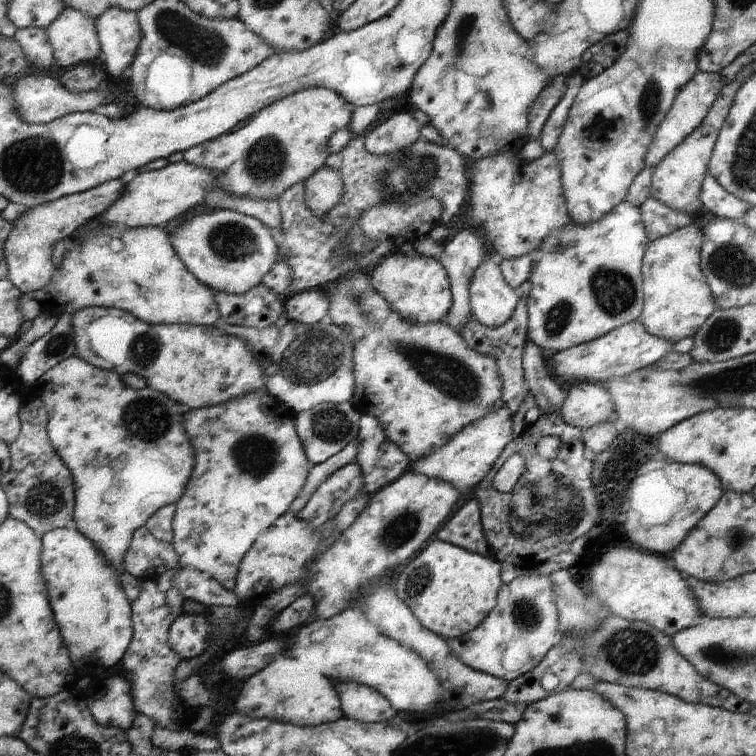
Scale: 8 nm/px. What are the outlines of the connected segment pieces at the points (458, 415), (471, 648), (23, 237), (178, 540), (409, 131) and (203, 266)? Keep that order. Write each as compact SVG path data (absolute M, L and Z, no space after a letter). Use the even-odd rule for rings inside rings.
M355 268L352 270L348 270L346 274L342 274L340 278L331 285L325 287L325 291L327 292L328 302L330 302L330 308L328 308L328 315L332 320L332 324L336 326L340 326L344 332L346 332L346 336L348 340L350 340L350 344L352 344L353 348L353 364L354 364L354 380L355 380L355 390L354 397L352 398L352 402L355 405L355 408L363 415L367 414L370 416L374 416L374 418L378 418L378 422L380 422L380 426L384 428L384 434L386 434L386 440L390 440L390 442L396 444L406 456L408 456L410 463L416 462L418 458L422 458L426 456L426 454L430 454L430 452L434 452L436 448L442 448L443 444L446 444L448 440L452 440L462 428L464 428L467 424L474 422L475 420L482 420L483 416L486 414L490 414L490 412L496 412L498 408L502 408L506 404L506 402L502 399L502 380L500 380L500 376L498 376L498 368L496 361L492 357L484 356L484 354L480 354L475 350L472 350L466 344L466 341L462 338L461 334L458 332L454 332L453 328L450 328L444 321L440 322L431 322L430 324L418 324L418 322L410 322L410 320L404 320L402 316L398 316L398 312L394 312L394 310L390 310L390 304L372 288L372 280L370 280L370 275L367 272L362 272L362 270L356 270ZM370 310L387 310L386 320L384 320L384 324L380 326L380 328L372 328L370 324L368 324L368 320L366 320L365 314L368 314Z
M524 574L516 577L510 584L502 583L494 610L486 616L478 628L473 628L458 638L446 639L446 644L454 656L458 656L466 666L480 672L497 676L510 682L530 670L534 670L550 648L562 638L562 628L558 622L558 610L554 604L552 580L548 575L531 577ZM512 648L518 654L524 652L526 660L516 670L504 666L504 652Z
M126 179L112 180L86 192L60 197L52 202L28 208L12 221L12 230L6 236L3 251L8 267L8 279L22 294L36 292L50 284L55 267L52 264L52 251L55 244L69 239L73 233L91 219L100 216L126 188Z
M265 390L248 392L226 404L189 409L182 416L182 426L194 448L194 468L180 500L176 502L172 522L171 545L178 556L179 568L186 566L206 572L223 586L233 584L242 558L261 530L288 512L313 467L298 438L295 420L295 414Z
M397 113L363 135L370 154L384 156L420 140L421 124L410 113Z
M213 209L208 214L198 214L182 222L174 232L169 232L169 241L182 260L182 264L202 283L213 291L241 295L250 292L262 283L262 278L279 261L278 246L271 235L271 229L256 218L230 209Z

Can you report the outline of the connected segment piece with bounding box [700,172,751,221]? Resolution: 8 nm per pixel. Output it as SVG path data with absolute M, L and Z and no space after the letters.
M708 172L702 183L700 200L703 206L716 216L730 220L741 221L742 216L751 207L746 202L742 202L736 196L732 196L732 194L726 192L726 189L722 188L722 185L718 184L718 181L714 180L714 176L710 176Z

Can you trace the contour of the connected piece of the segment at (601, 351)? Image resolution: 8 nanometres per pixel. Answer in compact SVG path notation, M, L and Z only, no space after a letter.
M640 321L629 322L596 340L554 353L553 370L556 374L553 376L568 378L572 383L576 380L603 383L610 378L622 378L638 369L652 367L672 350L672 346L668 340L646 332Z

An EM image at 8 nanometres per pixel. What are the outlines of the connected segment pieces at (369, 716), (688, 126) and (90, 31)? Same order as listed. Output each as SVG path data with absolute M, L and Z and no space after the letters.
M356 682L334 683L342 714L347 719L363 723L381 723L399 713L377 690Z
M698 71L690 78L690 82L685 84L682 90L678 92L670 110L658 126L656 136L654 136L654 140L652 140L652 144L650 144L648 152L644 156L644 166L646 168L658 166L674 148L682 144L682 141L698 128L699 124L702 124L702 120L706 118L708 110L714 104L714 100L718 98L723 86L724 80L722 80L719 73Z
M66 7L45 31L57 66L68 68L99 61L101 50L95 20L86 13Z

